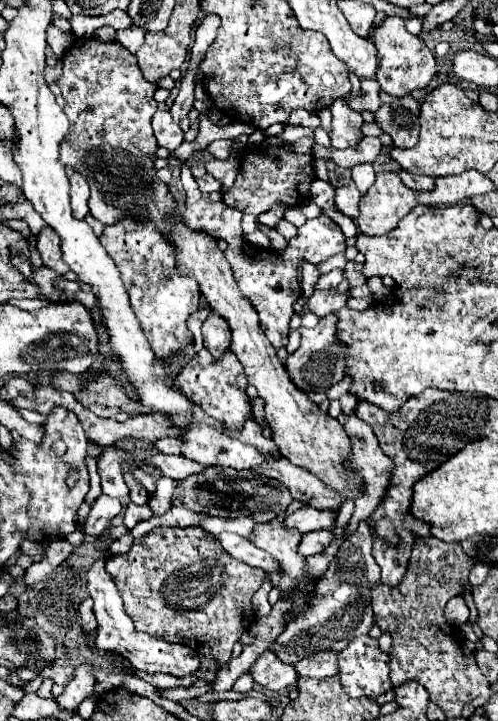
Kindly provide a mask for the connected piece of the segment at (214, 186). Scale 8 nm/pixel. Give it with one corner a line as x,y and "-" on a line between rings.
205,174
203,177
196,179
200,191
220,191
222,183
218,179
214,179
212,175

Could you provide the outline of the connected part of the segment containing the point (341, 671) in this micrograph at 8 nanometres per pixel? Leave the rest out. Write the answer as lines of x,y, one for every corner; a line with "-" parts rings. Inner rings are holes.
370,635
356,637
338,653
338,679
350,697
372,697
386,693
390,685
388,655
380,651

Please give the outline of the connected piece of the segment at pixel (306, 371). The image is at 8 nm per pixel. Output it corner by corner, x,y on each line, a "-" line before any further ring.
330,313
326,317
320,319
320,323
314,329
300,329
302,339
300,339
300,347
290,353
284,359
284,367
292,379
292,383
300,389
300,391
328,391
332,385
336,385
342,375
344,375
344,361
340,361
340,345
336,345
334,341
334,333
336,333
336,317

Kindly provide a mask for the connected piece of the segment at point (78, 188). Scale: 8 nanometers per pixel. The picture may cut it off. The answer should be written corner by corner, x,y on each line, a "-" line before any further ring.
74,173
70,177
70,199
72,199
72,213
76,219
84,219
88,213
88,197
90,197
90,187
86,179
80,173

